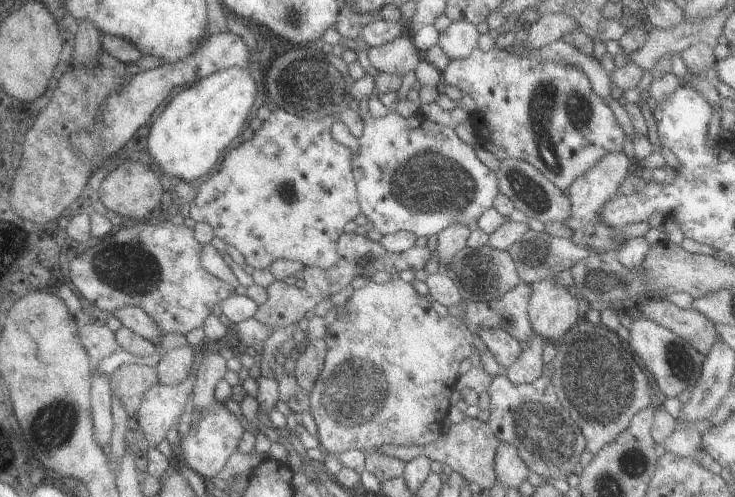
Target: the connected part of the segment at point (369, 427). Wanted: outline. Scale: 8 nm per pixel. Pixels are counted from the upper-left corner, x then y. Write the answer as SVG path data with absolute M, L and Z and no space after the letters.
M391 278L384 284L377 284L371 280L365 280L365 286L355 290L347 302L344 304L346 315L337 317L331 324L325 327L324 340L326 353L324 363L319 371L316 381L313 383L313 388L310 390L308 400L308 413L313 417L314 424L317 428L316 437L320 439L319 447L325 450L326 453L340 453L347 449L369 449L381 445L419 445L423 446L433 442L441 433L442 420L445 418L448 406L456 397L452 386L458 377L457 369L459 362L464 358L470 358L473 350L473 335L467 330L461 319L451 315L439 316L431 308L430 302L425 299L425 296L418 294L411 283L406 283L402 279Z

